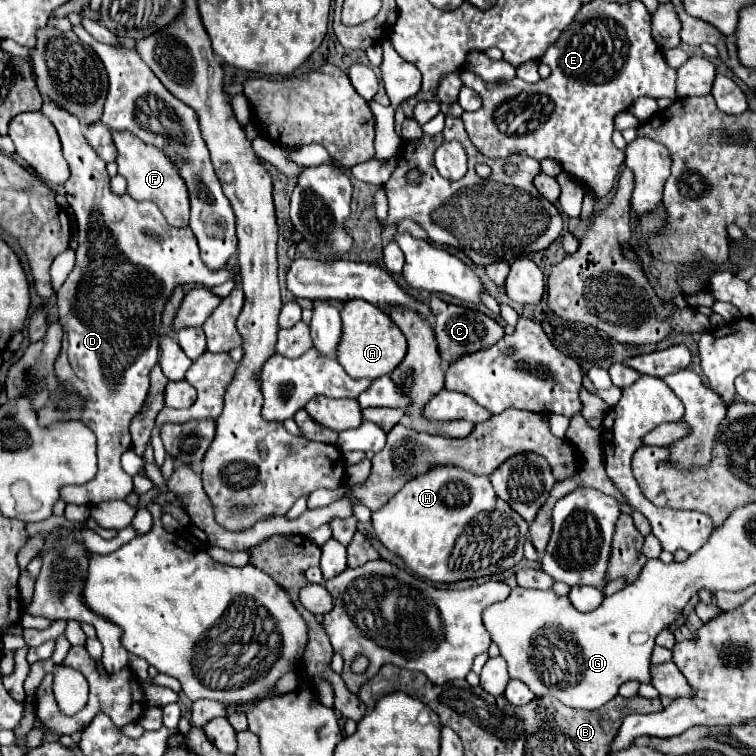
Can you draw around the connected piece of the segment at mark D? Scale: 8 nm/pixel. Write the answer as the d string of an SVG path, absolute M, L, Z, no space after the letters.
M49 99L43 101L41 111L55 125L63 143L63 155L71 167L71 177L65 183L65 193L71 209L75 211L79 227L75 269L69 273L67 281L57 291L59 321L63 326L62 348L57 358L57 377L63 381L63 385L67 385L67 389L81 395L85 399L85 405L63 411L57 409L54 402L49 399L47 405L38 412L38 422L40 426L47 427L59 420L79 420L97 435L97 475L85 485L67 485L61 491L61 499L65 503L97 505L103 501L125 499L133 491L131 477L121 469L121 455L131 447L129 423L141 409L149 391L149 371L153 369L159 357L161 315L167 299L179 285L201 283L205 287L217 287L233 279L235 273L227 267L219 271L209 271L209 267L201 261L193 231L189 227L171 227L155 203L141 203L131 199L129 195L115 195L109 187L111 177L107 175L105 163L87 143L83 127L79 119L75 119L75 115L63 111L61 107L55 107L55 103L51 103Z

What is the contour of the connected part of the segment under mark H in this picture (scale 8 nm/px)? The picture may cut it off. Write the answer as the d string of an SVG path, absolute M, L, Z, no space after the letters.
M435 465L427 473L409 479L387 505L373 513L371 521L375 535L389 551L399 555L415 575L437 583L495 575L515 567L523 559L523 543L527 537L527 523L495 495L489 477L473 475L455 465Z

